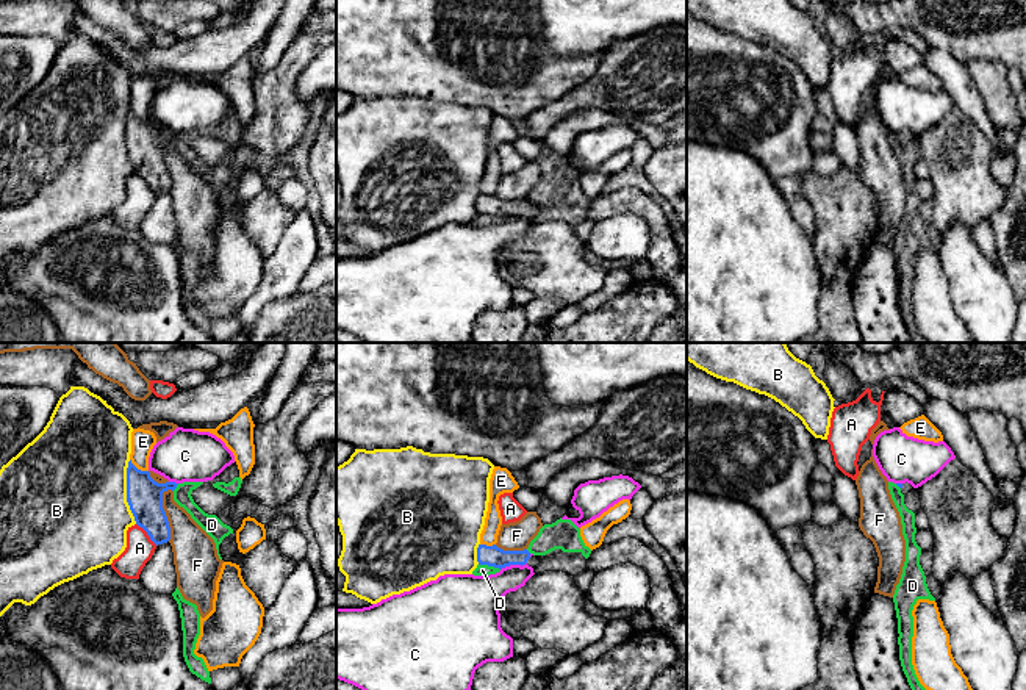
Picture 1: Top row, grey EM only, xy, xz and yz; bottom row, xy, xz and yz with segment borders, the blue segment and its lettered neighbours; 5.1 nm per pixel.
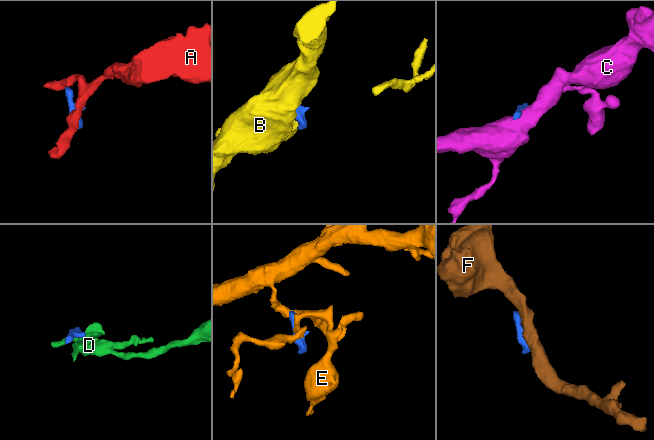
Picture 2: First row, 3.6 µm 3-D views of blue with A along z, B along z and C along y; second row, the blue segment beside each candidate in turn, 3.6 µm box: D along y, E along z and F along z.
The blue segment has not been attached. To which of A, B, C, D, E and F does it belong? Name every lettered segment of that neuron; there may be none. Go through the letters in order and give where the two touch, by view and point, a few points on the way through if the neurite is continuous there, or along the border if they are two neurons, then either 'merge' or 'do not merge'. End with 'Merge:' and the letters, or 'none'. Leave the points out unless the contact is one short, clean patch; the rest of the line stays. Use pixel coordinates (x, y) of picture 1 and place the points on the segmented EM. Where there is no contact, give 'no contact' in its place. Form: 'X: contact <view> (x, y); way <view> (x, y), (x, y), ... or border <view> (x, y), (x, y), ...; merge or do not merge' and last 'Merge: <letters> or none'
A: contact xy (147, 534); border xy (136, 523), (157, 545); do not merge
B: contact xy (127, 492); do not merge
C: contact xz (513, 564); border xz (526, 562), (521, 565), (505, 565), (501, 570); do not merge
D: contact xz (490, 565); do not merge
E: contact xy (136, 468); border xy (130, 459), (138, 468), (147, 471); do not merge
F: contact xy (165, 515); border xy (168, 488), (163, 493), (163, 510), (169, 528), (169, 540); do not merge
Merge: none

